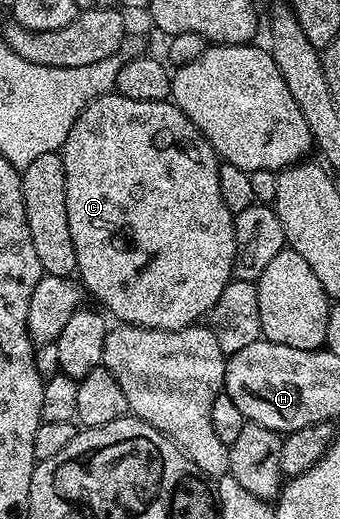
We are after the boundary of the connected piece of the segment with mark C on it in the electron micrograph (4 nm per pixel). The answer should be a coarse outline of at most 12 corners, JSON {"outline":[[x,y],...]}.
{"outline":[[95,97],[61,156],[84,290],[184,329],[233,280],[221,158]]}

